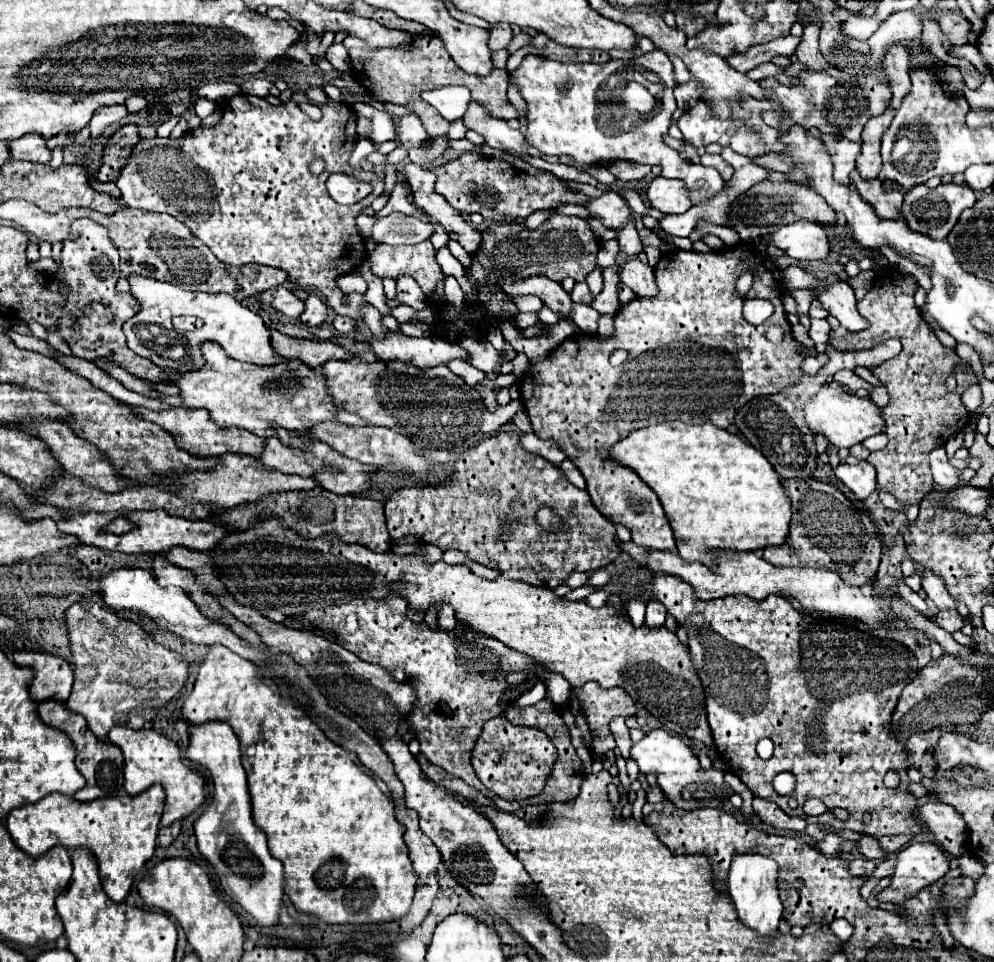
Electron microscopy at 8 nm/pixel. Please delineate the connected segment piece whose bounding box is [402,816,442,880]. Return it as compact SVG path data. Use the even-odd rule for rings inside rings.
M406 816L402 824L406 826L404 840L410 848L410 860L412 860L414 872L420 880L424 880L430 876L430 872L438 872L438 866L442 864L440 852L430 842L430 838L418 828L418 816Z

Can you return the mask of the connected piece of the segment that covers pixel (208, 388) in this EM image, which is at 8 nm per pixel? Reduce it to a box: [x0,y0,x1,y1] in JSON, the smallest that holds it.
[164,342,336,444]

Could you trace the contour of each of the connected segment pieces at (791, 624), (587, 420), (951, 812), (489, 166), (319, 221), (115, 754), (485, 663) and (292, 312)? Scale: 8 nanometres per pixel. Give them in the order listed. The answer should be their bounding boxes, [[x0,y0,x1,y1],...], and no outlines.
[[638,574,922,838],[518,244,804,554],[916,802,966,856],[408,136,588,220],[116,94,384,320],[38,700,124,802],[282,598,536,792],[254,286,304,318]]

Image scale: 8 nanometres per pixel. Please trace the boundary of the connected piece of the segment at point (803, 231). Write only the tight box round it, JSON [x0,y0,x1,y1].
[766,220,830,260]

